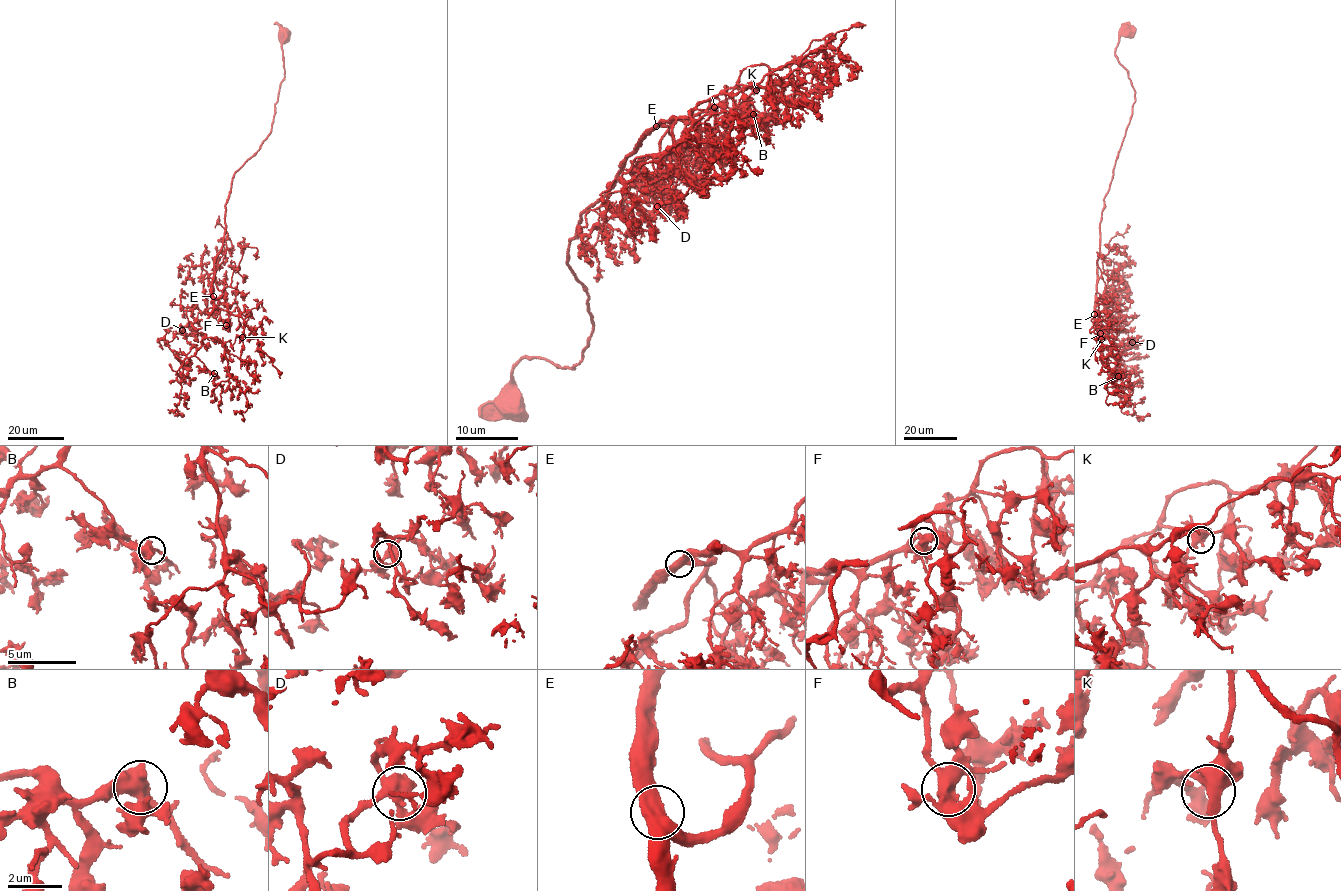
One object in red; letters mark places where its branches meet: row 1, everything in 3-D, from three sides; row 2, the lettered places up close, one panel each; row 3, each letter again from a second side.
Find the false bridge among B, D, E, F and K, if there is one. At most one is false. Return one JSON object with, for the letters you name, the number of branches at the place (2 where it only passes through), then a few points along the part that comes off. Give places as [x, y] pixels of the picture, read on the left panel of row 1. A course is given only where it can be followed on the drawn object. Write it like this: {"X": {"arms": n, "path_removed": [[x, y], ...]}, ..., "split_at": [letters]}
{"split_at": []}

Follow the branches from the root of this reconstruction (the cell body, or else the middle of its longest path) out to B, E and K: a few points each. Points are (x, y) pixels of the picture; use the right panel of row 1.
B: (1126, 30), (1115, 56), (1127, 71), (1135, 102), (1104, 198), (1094, 310), (1102, 355), (1109, 372), (1118, 376)
E: (1126, 30), (1119, 37), (1115, 56), (1127, 71), (1135, 102), (1104, 198), (1094, 314)
K: (1126, 30), (1115, 56), (1127, 71), (1135, 102), (1100, 222), (1094, 310), (1099, 321), (1093, 328), (1101, 339)

